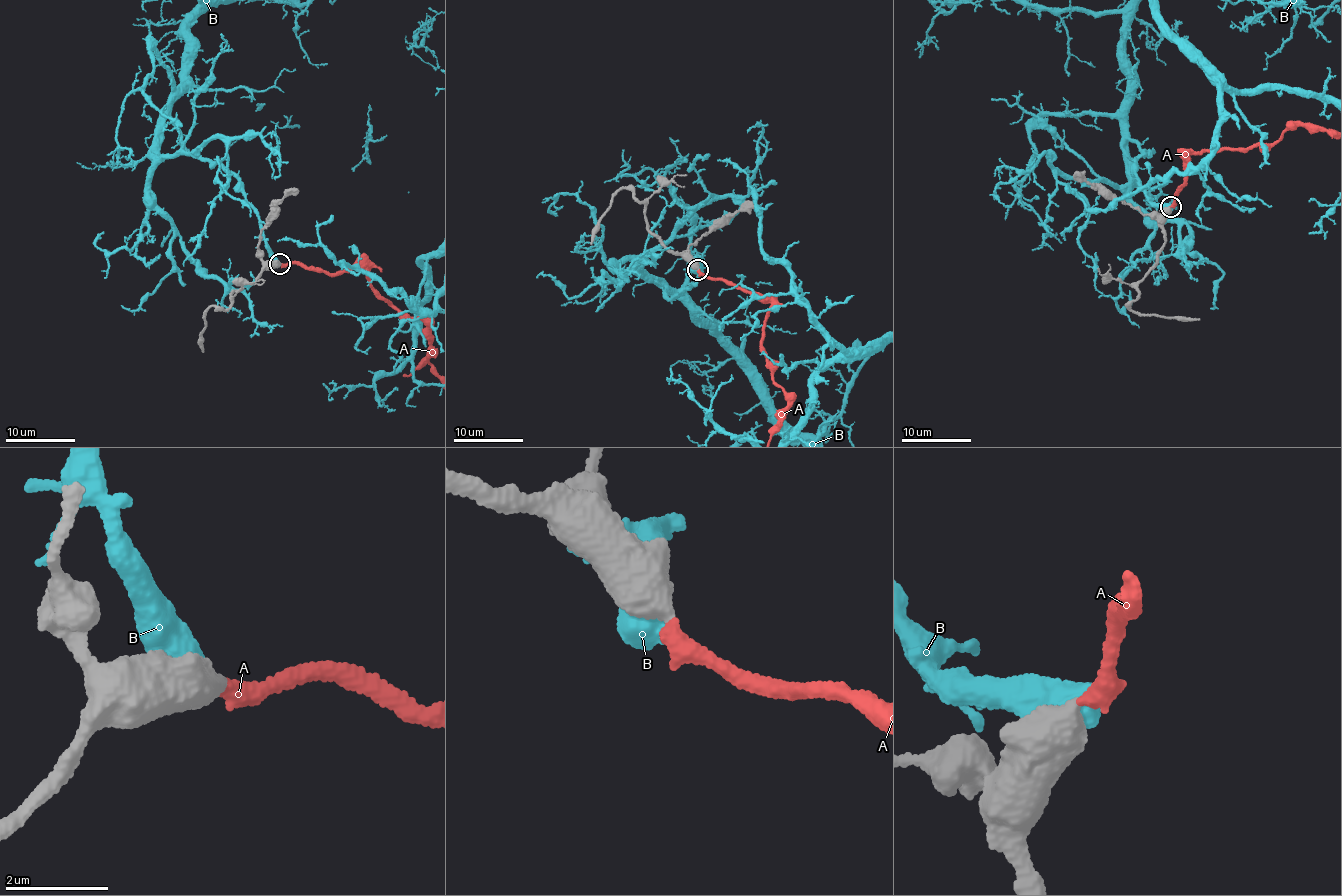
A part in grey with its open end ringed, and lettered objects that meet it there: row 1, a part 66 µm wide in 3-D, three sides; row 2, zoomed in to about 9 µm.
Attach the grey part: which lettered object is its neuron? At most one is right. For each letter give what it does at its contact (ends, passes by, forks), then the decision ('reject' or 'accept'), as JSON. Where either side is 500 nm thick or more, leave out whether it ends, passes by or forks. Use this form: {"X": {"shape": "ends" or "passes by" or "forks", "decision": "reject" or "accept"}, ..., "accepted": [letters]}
{"A": {"decision": "accept"}, "B": {"decision": "reject"}, "accepted": ["A"]}

